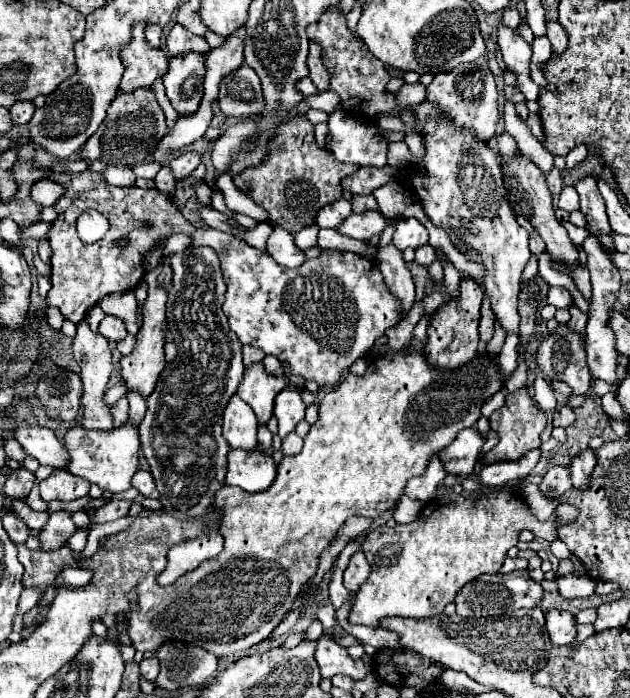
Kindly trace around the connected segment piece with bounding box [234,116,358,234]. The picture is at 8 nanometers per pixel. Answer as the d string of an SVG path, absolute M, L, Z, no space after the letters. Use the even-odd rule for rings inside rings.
M294 116L278 126L276 136L268 142L266 158L262 158L258 166L250 166L242 170L242 174L236 174L234 184L268 212L268 224L278 224L290 234L296 234L314 224L322 206L342 198L340 180L356 170L358 166L338 162L330 150L320 150L314 138L314 124L308 122L306 116Z

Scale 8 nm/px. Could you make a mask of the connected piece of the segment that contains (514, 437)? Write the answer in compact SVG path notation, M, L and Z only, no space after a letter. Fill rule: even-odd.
M522 386L514 394L506 394L504 406L490 416L490 426L500 434L500 442L486 454L484 462L514 460L514 458L520 458L522 454L530 452L532 448L538 448L540 446L540 432L546 428L546 422L548 422L546 414L534 406L526 386Z

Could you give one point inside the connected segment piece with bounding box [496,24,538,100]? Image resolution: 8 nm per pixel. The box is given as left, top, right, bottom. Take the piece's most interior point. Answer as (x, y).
(516, 52)

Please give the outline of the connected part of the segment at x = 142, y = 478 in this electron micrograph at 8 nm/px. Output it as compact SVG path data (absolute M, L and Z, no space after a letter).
M138 470L134 474L134 478L132 478L132 486L140 494L144 494L146 498L158 498L160 496L158 490L156 490L156 486L154 486L154 478L152 478L152 474L148 470Z

